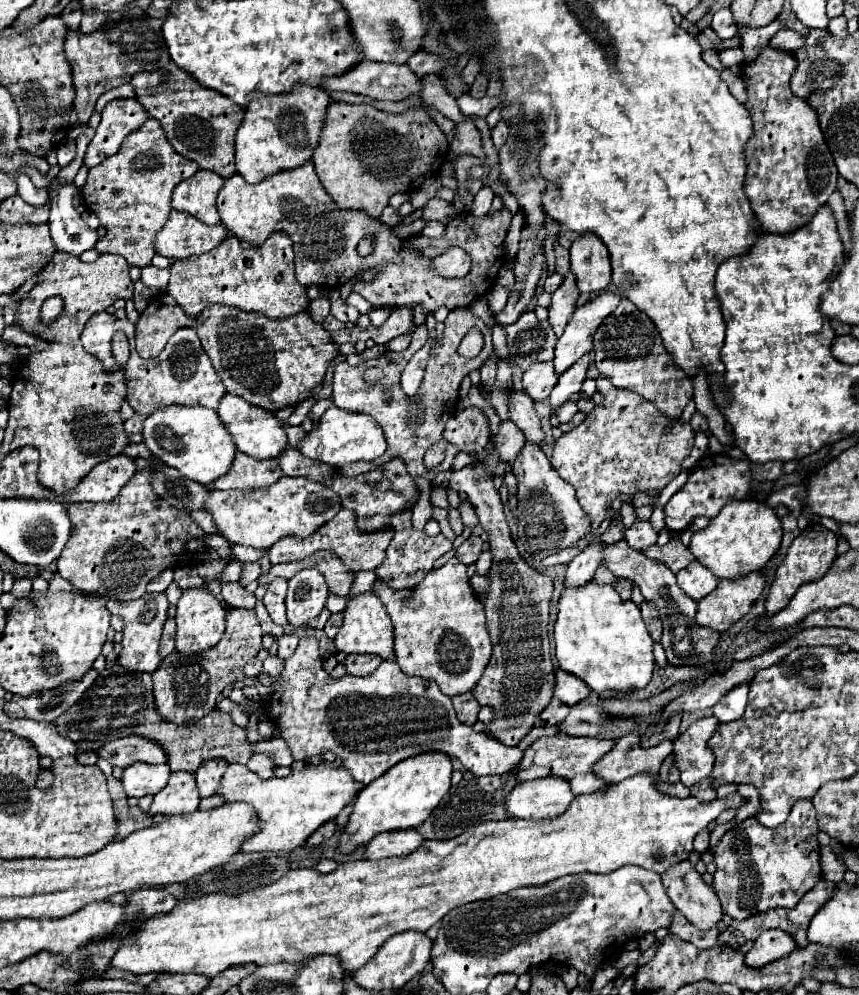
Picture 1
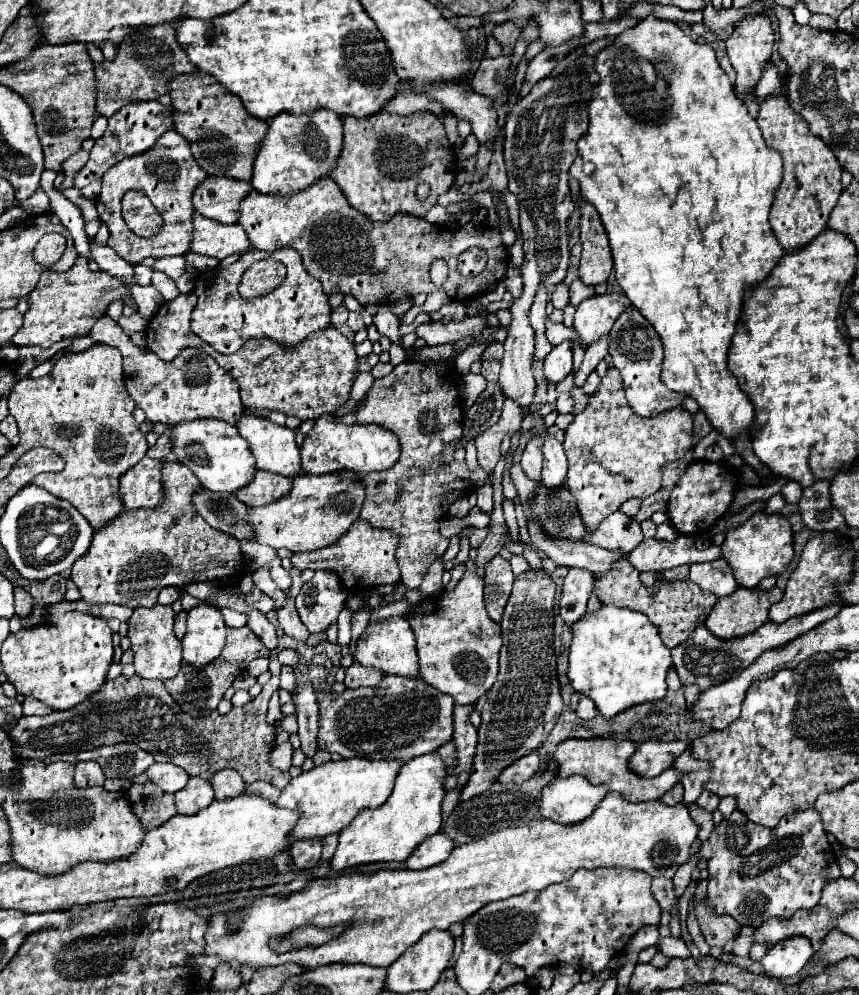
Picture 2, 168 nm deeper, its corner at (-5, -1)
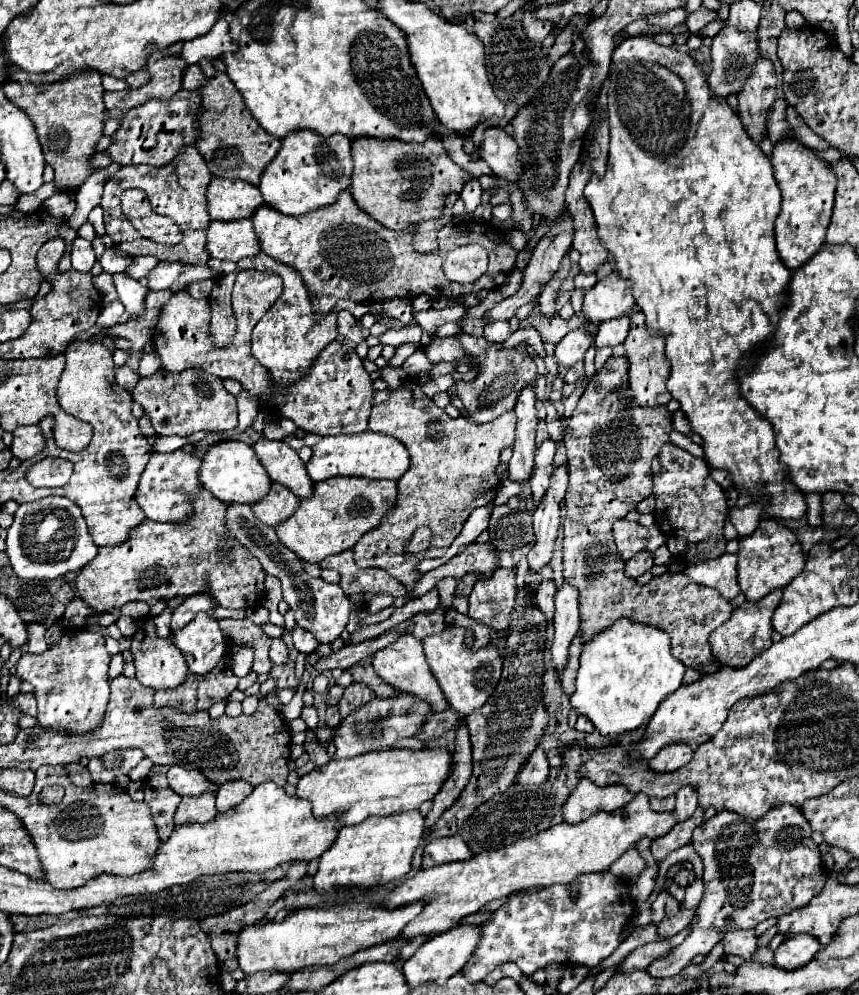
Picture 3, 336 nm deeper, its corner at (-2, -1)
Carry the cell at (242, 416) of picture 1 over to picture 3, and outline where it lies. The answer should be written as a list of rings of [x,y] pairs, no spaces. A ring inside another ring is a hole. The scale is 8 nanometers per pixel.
[[[261,437],[253,445],[253,451],[257,453],[271,481],[283,483],[297,497],[309,495],[313,481],[309,479],[305,471],[305,463],[299,459],[297,451],[291,449],[285,441],[271,441],[271,439]]]

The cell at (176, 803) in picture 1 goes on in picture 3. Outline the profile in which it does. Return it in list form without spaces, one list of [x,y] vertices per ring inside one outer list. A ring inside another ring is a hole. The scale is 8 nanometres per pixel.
[[[205,791],[203,795],[187,795],[181,799],[177,807],[175,825],[205,823],[207,819],[213,819],[215,815],[217,815],[215,795],[211,791]]]

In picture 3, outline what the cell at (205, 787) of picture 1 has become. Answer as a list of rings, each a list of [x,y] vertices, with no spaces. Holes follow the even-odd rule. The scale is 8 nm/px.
[[[231,781],[217,787],[217,811],[233,809],[237,803],[241,803],[251,791],[251,785],[247,781]]]

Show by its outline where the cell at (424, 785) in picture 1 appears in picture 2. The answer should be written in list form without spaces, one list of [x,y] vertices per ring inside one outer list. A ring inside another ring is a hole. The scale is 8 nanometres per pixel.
[[[438,753],[422,755],[408,761],[400,775],[396,777],[396,787],[388,801],[378,809],[364,809],[354,819],[352,825],[340,831],[338,849],[330,861],[332,871],[342,871],[356,865],[366,863],[382,863],[382,861],[398,861],[402,863],[416,851],[416,847],[426,839],[426,835],[434,835],[440,831],[442,823],[442,799],[444,787],[442,779],[448,773]]]

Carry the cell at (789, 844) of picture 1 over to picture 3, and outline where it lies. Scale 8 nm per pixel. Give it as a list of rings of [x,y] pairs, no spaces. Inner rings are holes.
[[[781,805],[773,811],[769,811],[759,821],[745,819],[733,811],[721,811],[713,819],[699,825],[693,831],[691,843],[705,865],[705,873],[703,873],[705,891],[703,891],[701,903],[697,905],[695,917],[691,921],[691,933],[679,947],[675,947],[661,959],[655,959],[647,967],[647,971],[653,977],[661,977],[661,979],[673,977],[673,975],[681,973],[695,955],[707,955],[721,941],[725,929],[729,929],[729,927],[753,929],[755,925],[759,925],[761,921],[765,921],[769,917],[789,915],[791,911],[809,905],[811,899],[821,893],[825,881],[829,879],[829,871],[821,863],[821,853],[819,853],[817,843],[811,839],[811,833],[813,831],[811,831],[807,819],[803,817],[801,809],[797,809],[793,805]]]

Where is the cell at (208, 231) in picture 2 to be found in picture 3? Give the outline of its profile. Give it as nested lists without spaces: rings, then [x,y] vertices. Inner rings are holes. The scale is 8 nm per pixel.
[[[241,219],[237,223],[211,221],[207,227],[207,253],[221,261],[239,261],[257,255],[259,241],[251,219]]]

